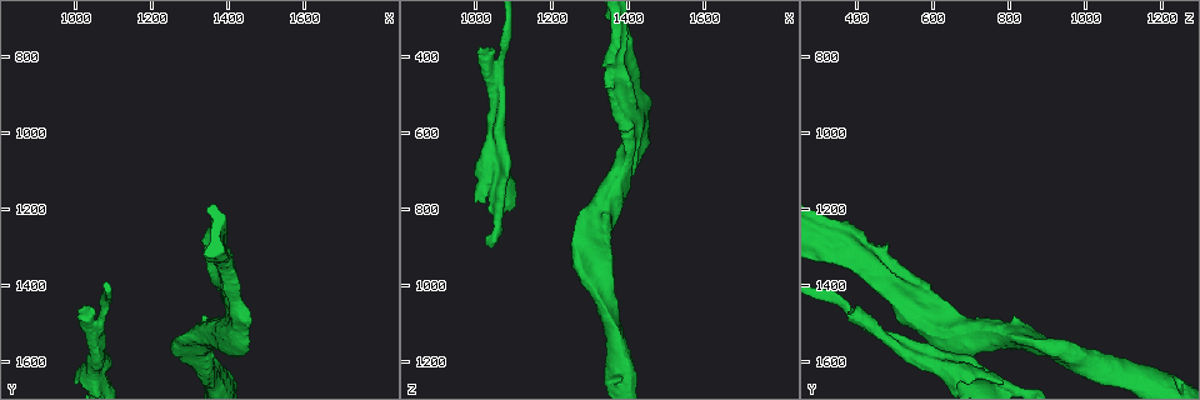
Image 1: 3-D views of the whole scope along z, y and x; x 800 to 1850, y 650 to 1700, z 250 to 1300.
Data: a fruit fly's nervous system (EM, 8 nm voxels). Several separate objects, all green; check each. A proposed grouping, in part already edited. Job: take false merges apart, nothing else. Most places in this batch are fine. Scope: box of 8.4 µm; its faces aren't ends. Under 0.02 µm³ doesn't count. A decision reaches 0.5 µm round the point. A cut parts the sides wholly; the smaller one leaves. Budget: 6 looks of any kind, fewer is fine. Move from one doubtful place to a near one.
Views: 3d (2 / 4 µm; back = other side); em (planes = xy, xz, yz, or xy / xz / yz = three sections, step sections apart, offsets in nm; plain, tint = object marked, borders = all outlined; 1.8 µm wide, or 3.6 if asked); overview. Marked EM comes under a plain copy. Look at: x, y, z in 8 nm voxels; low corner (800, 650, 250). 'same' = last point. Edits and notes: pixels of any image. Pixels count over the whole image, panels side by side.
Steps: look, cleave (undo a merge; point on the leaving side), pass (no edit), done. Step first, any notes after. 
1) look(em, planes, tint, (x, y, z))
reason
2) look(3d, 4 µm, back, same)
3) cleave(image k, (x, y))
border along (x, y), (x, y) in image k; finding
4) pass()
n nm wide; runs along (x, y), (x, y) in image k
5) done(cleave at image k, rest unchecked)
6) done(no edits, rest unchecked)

look(3d, 2 µm, (1055, 1630, 680))
calibre changes

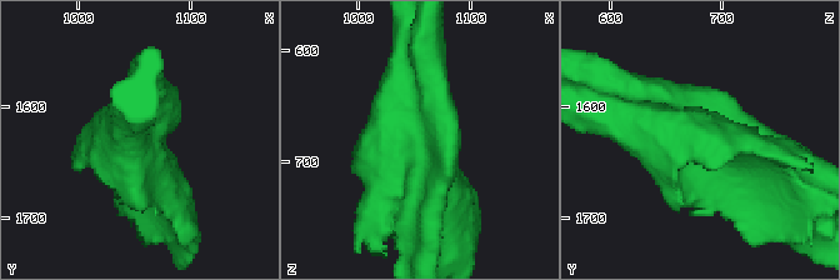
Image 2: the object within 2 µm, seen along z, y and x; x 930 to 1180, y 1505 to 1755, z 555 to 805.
look(em, yz, step 4, tint, (1048, 1624, 672))

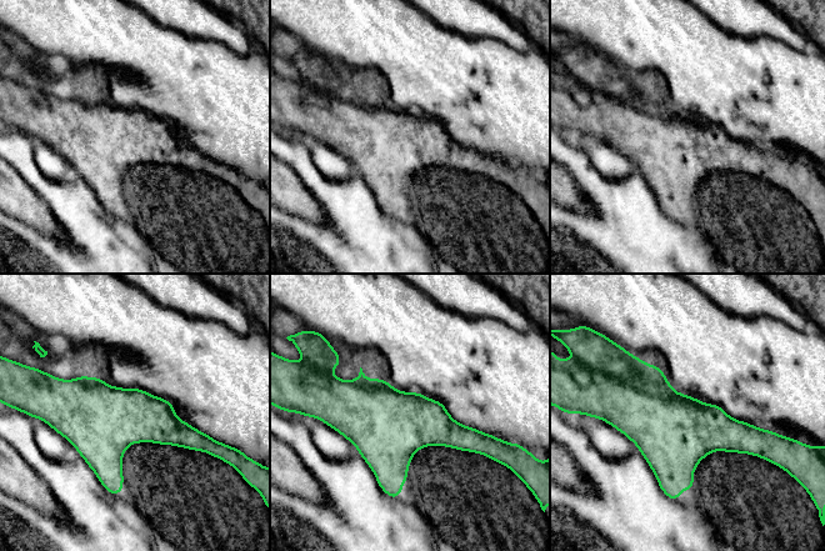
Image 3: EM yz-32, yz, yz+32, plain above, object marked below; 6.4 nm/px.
look(em, planes, borders, same)
another direction

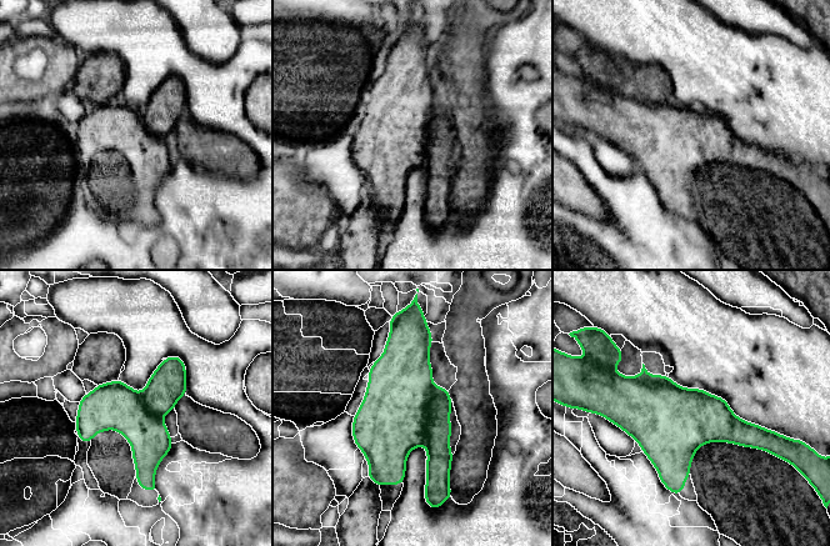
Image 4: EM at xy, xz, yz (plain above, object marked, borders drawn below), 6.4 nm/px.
cleave(image 4, (439, 427))
300 nm wide; the part that leaves runs along (440, 390), (439, 465), (431, 482) in image 4; a second neuron is stuck on

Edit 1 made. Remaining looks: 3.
look(3d, 2 µm, (1370, 1515, 710))
four-way junction

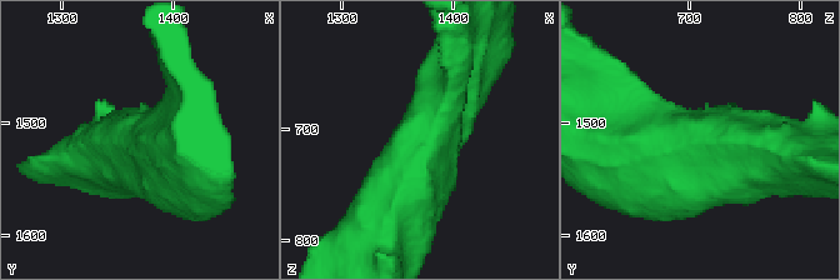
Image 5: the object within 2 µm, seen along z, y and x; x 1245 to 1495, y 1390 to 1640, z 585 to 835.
look(em, planes, tint, (1374, 1518, 716))
shape alone is not enough

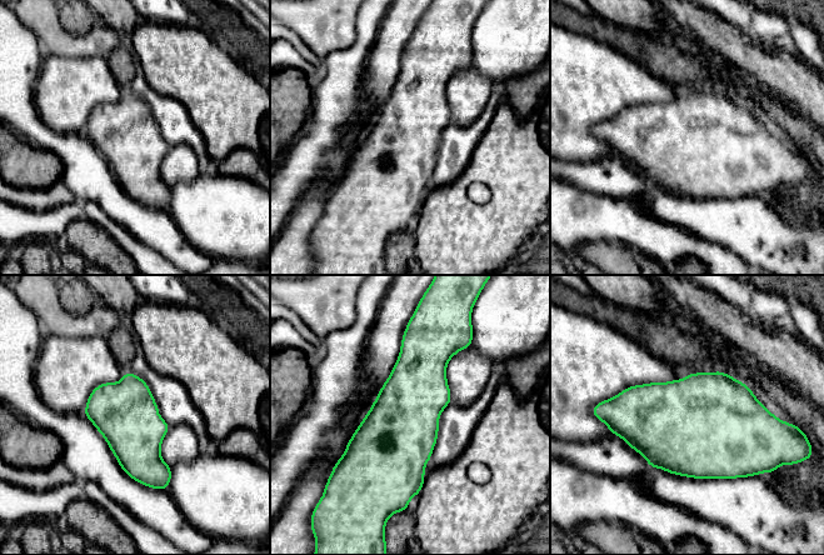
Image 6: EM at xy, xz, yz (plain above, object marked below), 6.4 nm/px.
pass()
continuous, no second neuron

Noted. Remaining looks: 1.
look(em, planes, tint, (1335, 1610, 1000))
two arms in line, one across

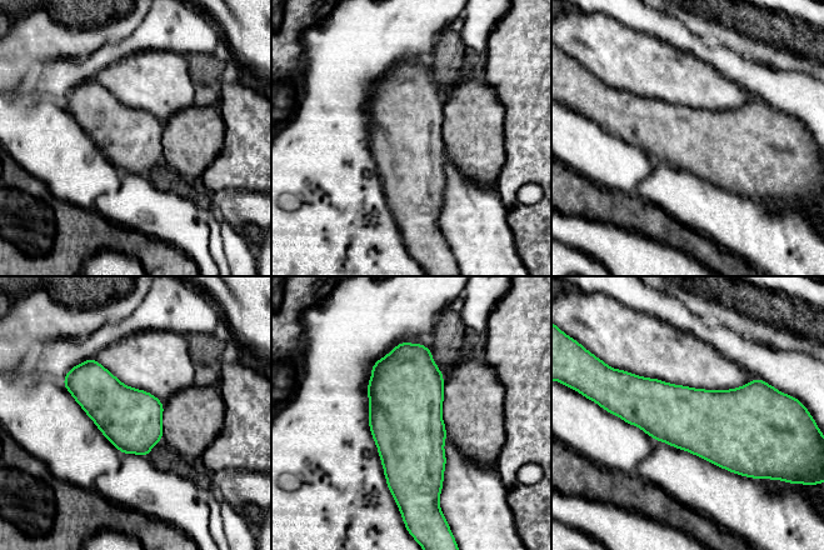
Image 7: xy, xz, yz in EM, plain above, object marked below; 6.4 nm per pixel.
pass()
continuous, no second neuron

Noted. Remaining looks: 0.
done(cleave at image 4, rest unchecked)

